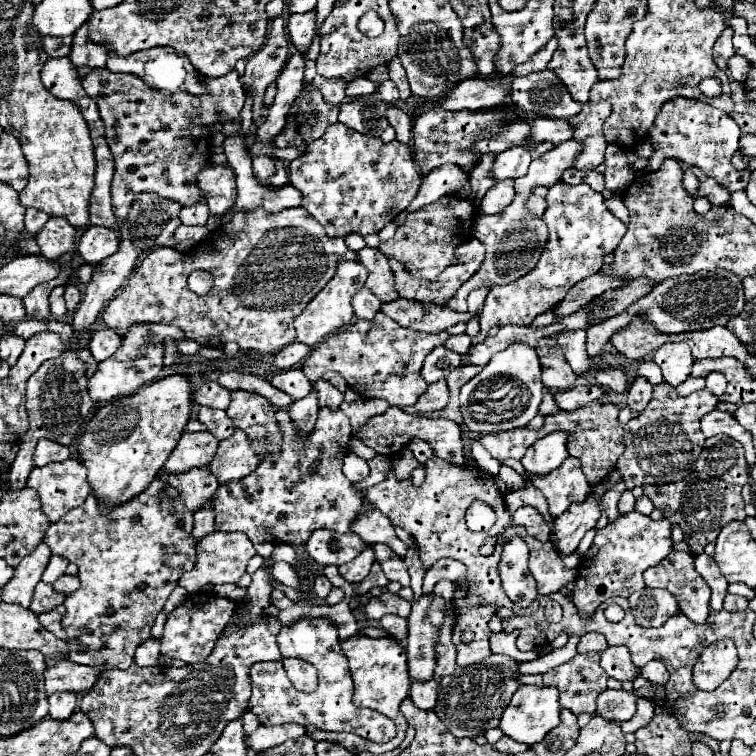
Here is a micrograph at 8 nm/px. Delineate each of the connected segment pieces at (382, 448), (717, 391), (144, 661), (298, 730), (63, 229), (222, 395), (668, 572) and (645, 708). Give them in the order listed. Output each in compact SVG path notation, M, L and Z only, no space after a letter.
M390 407L386 413L382 415L374 415L366 425L362 425L358 431L354 431L354 437L358 437L364 445L372 447L376 453L380 455L394 455L398 453L402 447L406 447L410 443L410 439L422 439L426 441L434 455L450 461L454 465L464 465L464 453L462 453L462 439L460 439L460 425L450 421L450 419L434 419L434 417L426 417L426 415L408 415L398 407Z
M708 373L706 389L710 389L716 397L720 397L726 391L726 377L722 377L722 373Z
M154 637L146 639L136 649L136 655L134 655L134 661L138 661L142 667L146 667L146 665L158 665L158 659L160 659L160 641L154 639Z
M260 725L248 739L246 739L246 745L254 751L264 751L268 747L274 747L274 745L280 745L287 739L298 739L306 733L304 727L300 725L278 725L267 727Z
M50 217L42 231L36 235L40 251L46 259L58 259L74 245L76 229L64 217Z
M204 383L194 393L194 403L206 405L206 407L212 407L212 409L228 409L228 405L230 405L230 391L220 387L218 383Z
M674 551L666 559L660 561L658 567L650 567L644 573L648 587L662 587L676 595L680 611L694 623L704 623L710 613L710 587L694 569L694 555L688 551Z
M638 699L636 701L636 707L638 707L636 709L636 715L630 721L626 721L626 725L622 725L622 731L624 733L634 733L636 729L646 727L650 723L652 715L654 715L654 703L648 701L648 699Z

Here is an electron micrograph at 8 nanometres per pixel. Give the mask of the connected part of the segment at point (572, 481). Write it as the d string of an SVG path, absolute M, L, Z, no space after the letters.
M568 457L562 467L546 477L532 477L532 481L544 493L552 517L560 517L572 503L586 501L592 489L574 457Z

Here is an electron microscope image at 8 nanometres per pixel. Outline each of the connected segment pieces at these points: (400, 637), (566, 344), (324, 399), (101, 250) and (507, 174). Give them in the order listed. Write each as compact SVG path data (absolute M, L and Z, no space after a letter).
M386 615L386 617L382 617L378 621L378 625L382 629L386 629L396 641L404 641L406 639L406 625L408 625L406 619L402 619L398 615Z
M584 329L578 331L562 331L558 333L558 345L562 349L562 353L566 355L568 365L572 367L572 371L576 375L588 371L592 367L592 359L586 353L586 333Z
M318 379L318 381L314 383L314 391L318 393L318 405L320 405L320 407L338 409L340 403L342 403L342 399L344 399L344 395L342 395L334 385L330 385L330 383L324 381L324 379Z
M92 225L84 231L84 235L78 241L78 255L88 263L98 263L114 255L116 249L118 249L118 237L108 227Z
M514 147L498 153L494 159L490 175L496 181L504 179L518 179L528 173L528 149L526 147Z

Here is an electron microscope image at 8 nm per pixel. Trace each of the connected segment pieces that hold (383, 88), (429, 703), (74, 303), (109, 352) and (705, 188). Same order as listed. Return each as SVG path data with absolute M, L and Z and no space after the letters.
M392 79L382 81L382 83L378 85L378 93L380 93L380 99L382 99L384 103L388 103L388 105L392 105L392 103L398 101L398 89L396 89L396 85L394 85Z
M430 679L430 681L414 681L412 683L414 697L410 697L410 699L414 701L414 705L418 709L434 709L436 687L438 687L438 683L434 679Z
M66 285L64 299L66 299L66 307L68 307L68 311L74 313L74 309L78 307L78 303L82 301L82 293L80 293L78 287L74 287L74 285Z
M100 329L94 331L94 337L90 341L90 353L100 363L112 357L120 345L122 345L122 337L114 329Z
M710 177L700 183L692 197L706 197L712 205L726 205L730 201L730 193L726 193L726 189L722 189L722 185L718 185L716 181L710 181Z

